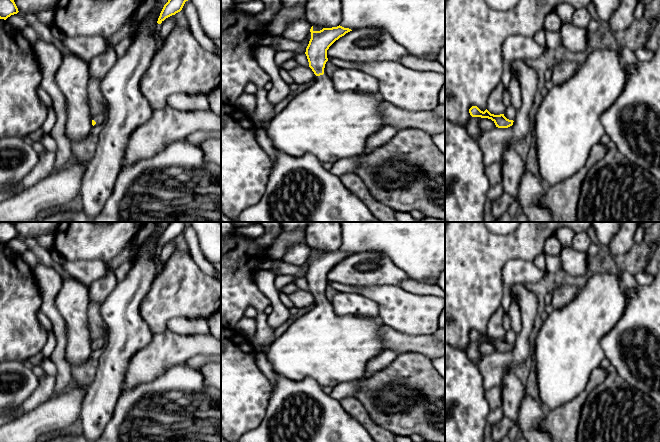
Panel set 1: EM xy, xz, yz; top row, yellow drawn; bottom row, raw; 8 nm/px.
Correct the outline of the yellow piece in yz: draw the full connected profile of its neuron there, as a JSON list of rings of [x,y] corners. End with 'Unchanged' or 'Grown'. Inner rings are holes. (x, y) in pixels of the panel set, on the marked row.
[[[472,106],[469,109],[469,113],[472,117],[481,117],[491,119],[496,127],[498,128],[508,128],[513,125],[513,120],[507,119],[504,114],[494,115],[491,114],[487,109],[483,112],[477,106]]]. Unchanged

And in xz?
[[[340,25],[323,28],[320,31],[314,31],[313,26],[311,27],[311,39],[305,54],[309,67],[317,77],[308,89],[297,94],[269,121],[266,132],[276,150],[296,158],[312,154],[323,163],[335,163],[362,155],[368,138],[384,126],[380,112],[382,98],[361,92],[339,93],[335,90],[330,77],[324,74],[328,61],[327,50],[350,31],[352,30]]]. Grown

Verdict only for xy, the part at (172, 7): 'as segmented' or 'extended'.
as segmented

